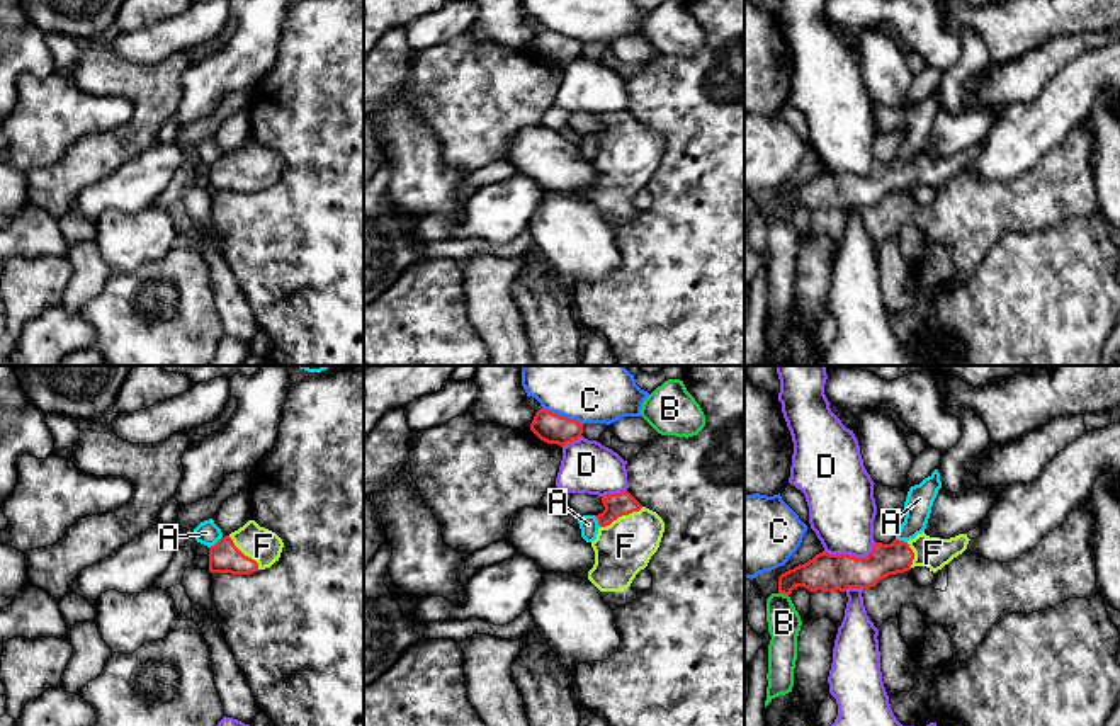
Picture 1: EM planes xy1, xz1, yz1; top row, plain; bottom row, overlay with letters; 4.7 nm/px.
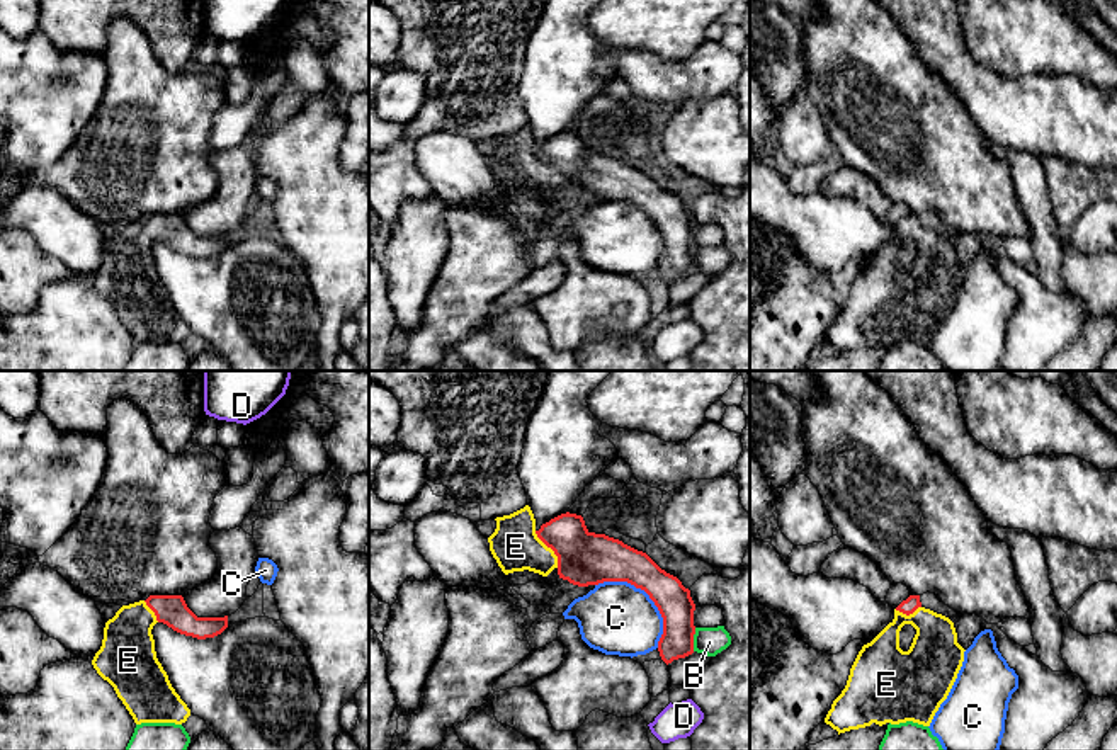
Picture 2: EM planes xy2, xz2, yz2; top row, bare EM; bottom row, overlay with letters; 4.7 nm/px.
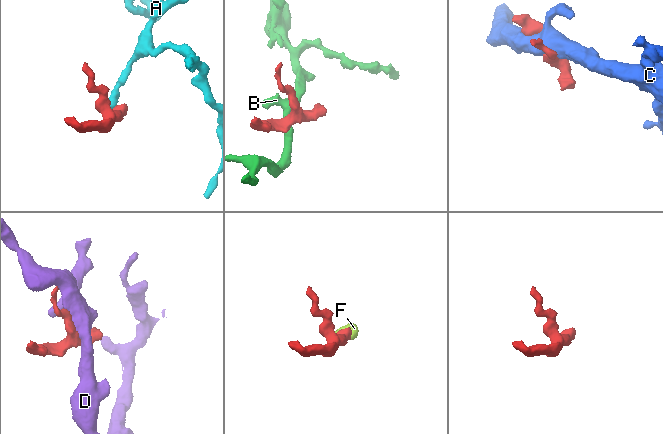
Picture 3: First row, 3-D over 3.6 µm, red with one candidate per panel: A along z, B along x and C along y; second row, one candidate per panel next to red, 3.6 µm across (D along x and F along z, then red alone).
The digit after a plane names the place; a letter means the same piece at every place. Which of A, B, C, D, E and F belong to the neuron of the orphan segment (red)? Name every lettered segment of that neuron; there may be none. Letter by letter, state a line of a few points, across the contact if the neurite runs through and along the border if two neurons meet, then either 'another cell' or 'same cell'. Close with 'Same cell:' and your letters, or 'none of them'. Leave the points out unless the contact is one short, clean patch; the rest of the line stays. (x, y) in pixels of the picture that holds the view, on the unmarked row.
A: xy1 (221, 155), (209, 167) | another cell
B: xz2 (696, 247), (692, 269) | another cell
C: another cell
D: another cell
E: xz2 (585, 177), (570, 167), (551, 167), (515, 165) | same cell
F: xz1 (621, 123), (621, 135), (624, 167) | same cell
Same cell: E, F

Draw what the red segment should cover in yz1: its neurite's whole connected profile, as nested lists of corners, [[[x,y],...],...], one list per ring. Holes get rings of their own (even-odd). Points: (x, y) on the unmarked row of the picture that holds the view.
[[[982,145],[950,158],[930,156],[925,151],[904,162],[875,162],[867,177],[850,173],[816,173],[804,184],[778,196],[778,213],[790,214],[794,207],[809,211],[846,211],[848,207],[870,207],[882,197],[926,185],[936,192],[967,168],[970,158],[981,153]]]

